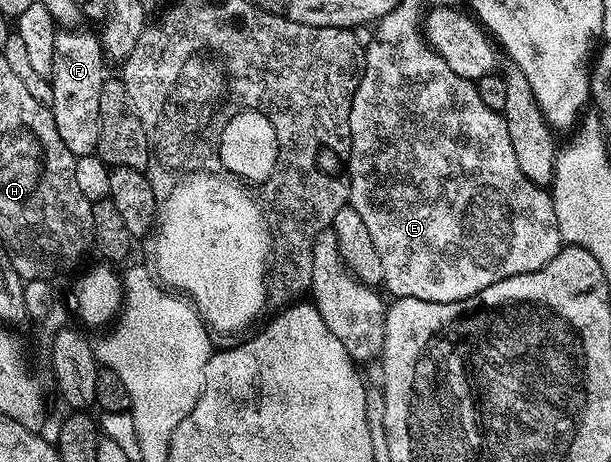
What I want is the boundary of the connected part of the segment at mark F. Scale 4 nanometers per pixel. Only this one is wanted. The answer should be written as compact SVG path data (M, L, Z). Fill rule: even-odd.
M64 29L56 33L54 39L54 57L52 63L52 104L54 127L62 135L62 143L70 147L73 155L86 157L95 154L98 143L98 99L102 99L102 83L106 58L104 47L95 32L87 33L84 29Z

